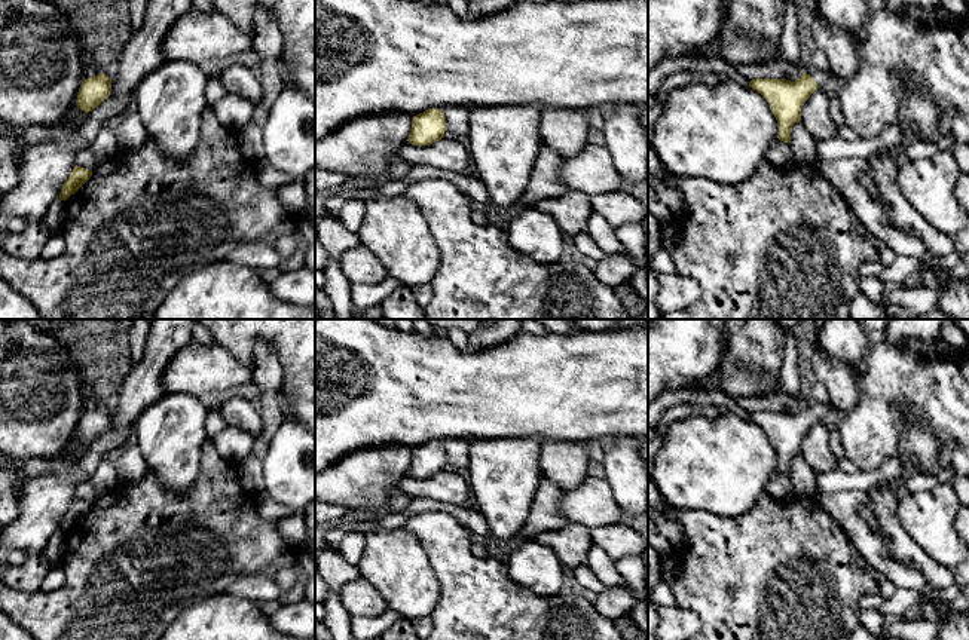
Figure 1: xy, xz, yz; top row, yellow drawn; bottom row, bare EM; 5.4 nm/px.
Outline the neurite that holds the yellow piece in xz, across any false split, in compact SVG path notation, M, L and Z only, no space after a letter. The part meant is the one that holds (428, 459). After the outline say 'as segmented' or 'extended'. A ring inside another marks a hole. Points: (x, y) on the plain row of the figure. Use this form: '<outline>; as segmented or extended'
M428 441L413 448L409 475L412 478L430 478L444 471L446 448L441 441Z; as segmented

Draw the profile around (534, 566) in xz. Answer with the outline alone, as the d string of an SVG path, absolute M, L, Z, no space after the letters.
M523 541L507 560L513 581L541 597L562 592L565 569L554 551L538 541Z

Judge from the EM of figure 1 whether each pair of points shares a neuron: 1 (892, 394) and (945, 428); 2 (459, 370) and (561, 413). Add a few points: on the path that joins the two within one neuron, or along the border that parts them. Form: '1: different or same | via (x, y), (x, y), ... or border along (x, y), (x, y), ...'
1: same | via (907, 394), (916, 394), (935, 413)
2: same | via (485, 389), (535, 389)

